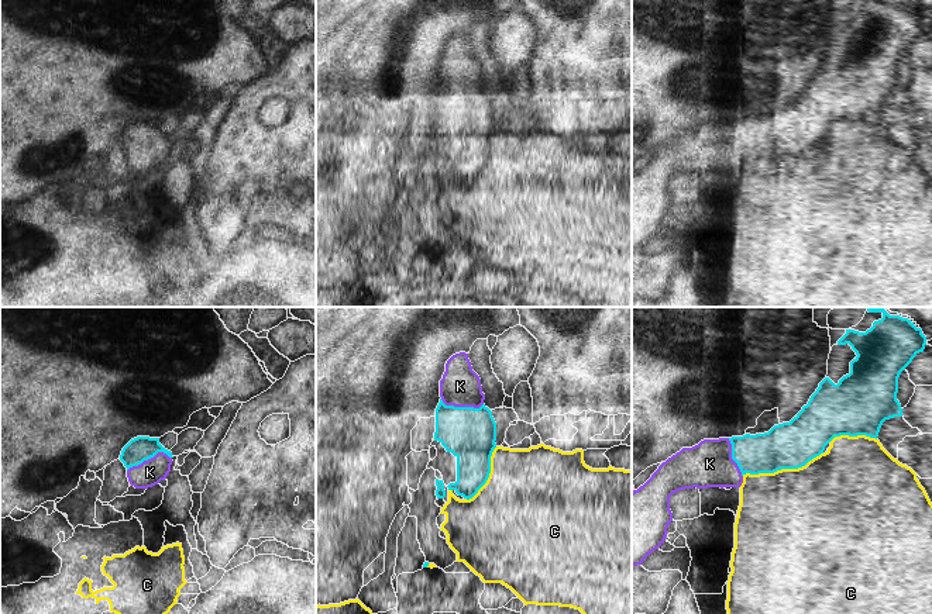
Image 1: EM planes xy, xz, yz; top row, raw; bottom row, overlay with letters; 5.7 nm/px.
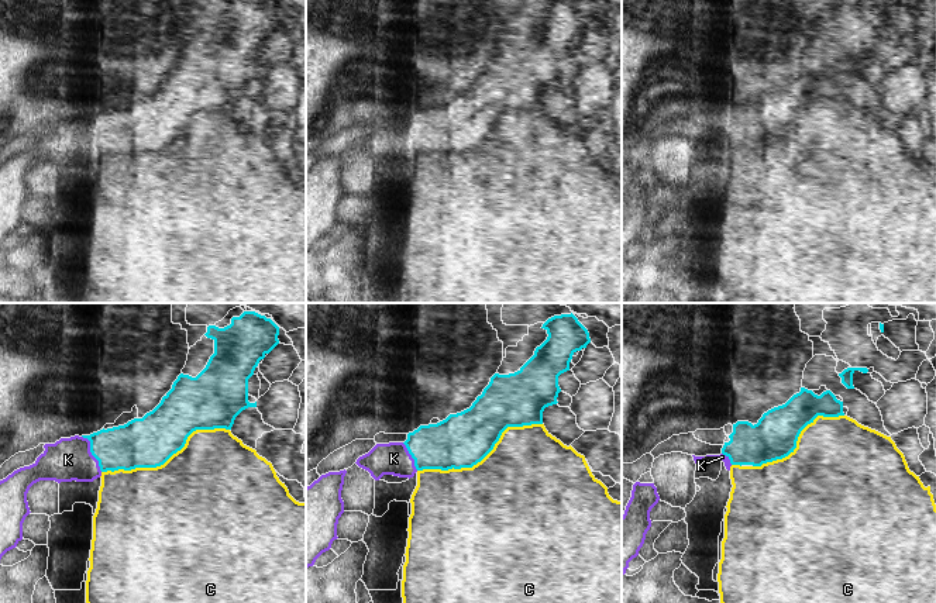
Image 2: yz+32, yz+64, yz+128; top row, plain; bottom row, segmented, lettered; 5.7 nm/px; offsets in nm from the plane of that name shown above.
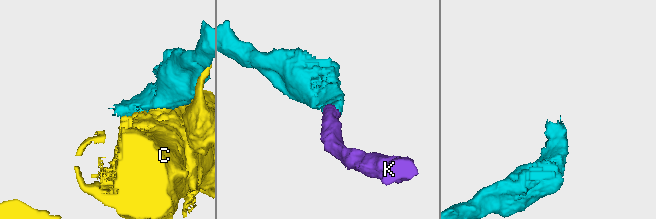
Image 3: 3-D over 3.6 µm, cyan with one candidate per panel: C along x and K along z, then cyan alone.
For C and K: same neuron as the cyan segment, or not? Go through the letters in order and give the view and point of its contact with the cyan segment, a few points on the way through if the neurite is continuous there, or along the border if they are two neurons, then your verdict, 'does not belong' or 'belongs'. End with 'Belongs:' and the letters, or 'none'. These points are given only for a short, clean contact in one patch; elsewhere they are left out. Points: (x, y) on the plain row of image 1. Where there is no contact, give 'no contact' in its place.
C: contact yz (781, 152); does not belong
K: contact xy (148, 142); way xy (141, 133), (148, 142), (150, 157); belongs
Belongs: K

